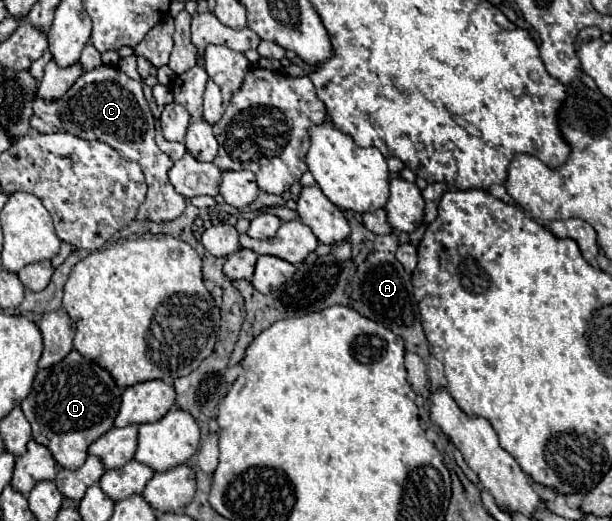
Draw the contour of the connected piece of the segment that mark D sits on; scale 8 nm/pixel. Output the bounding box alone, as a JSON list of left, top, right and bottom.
[22,349,122,469]

